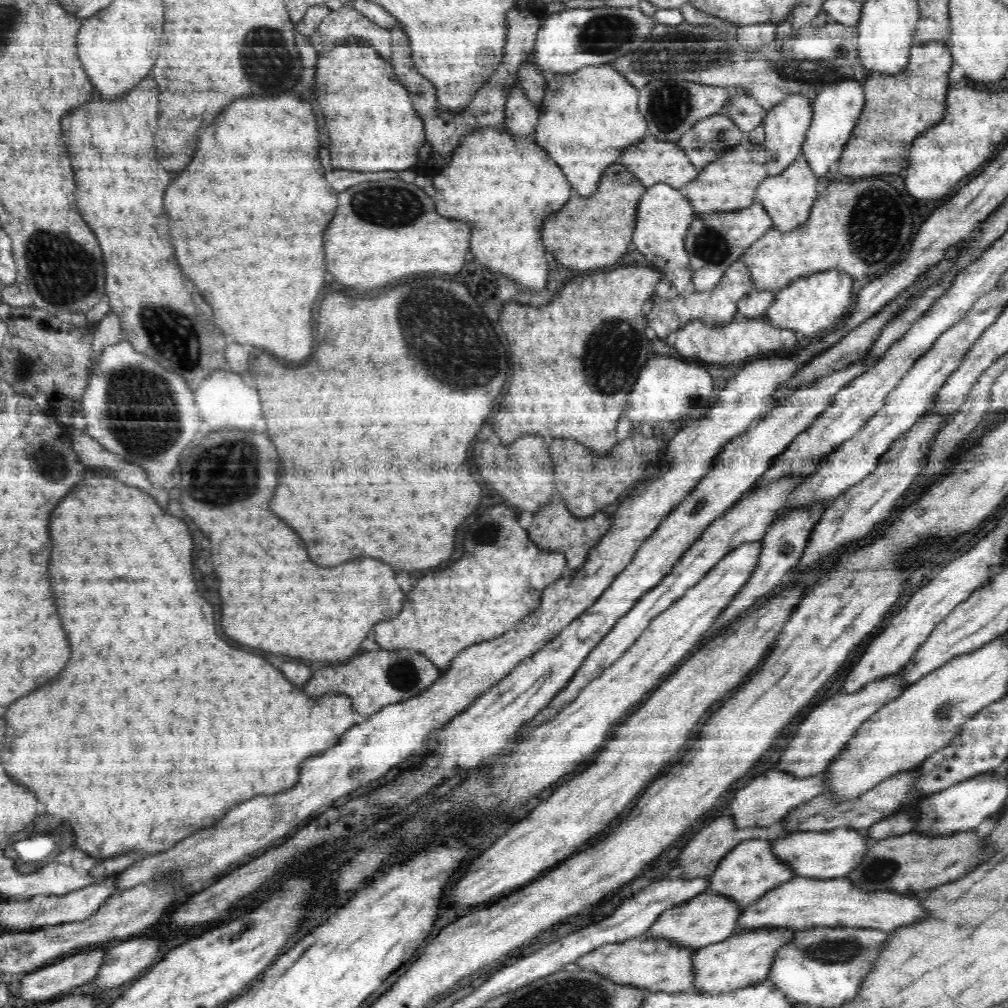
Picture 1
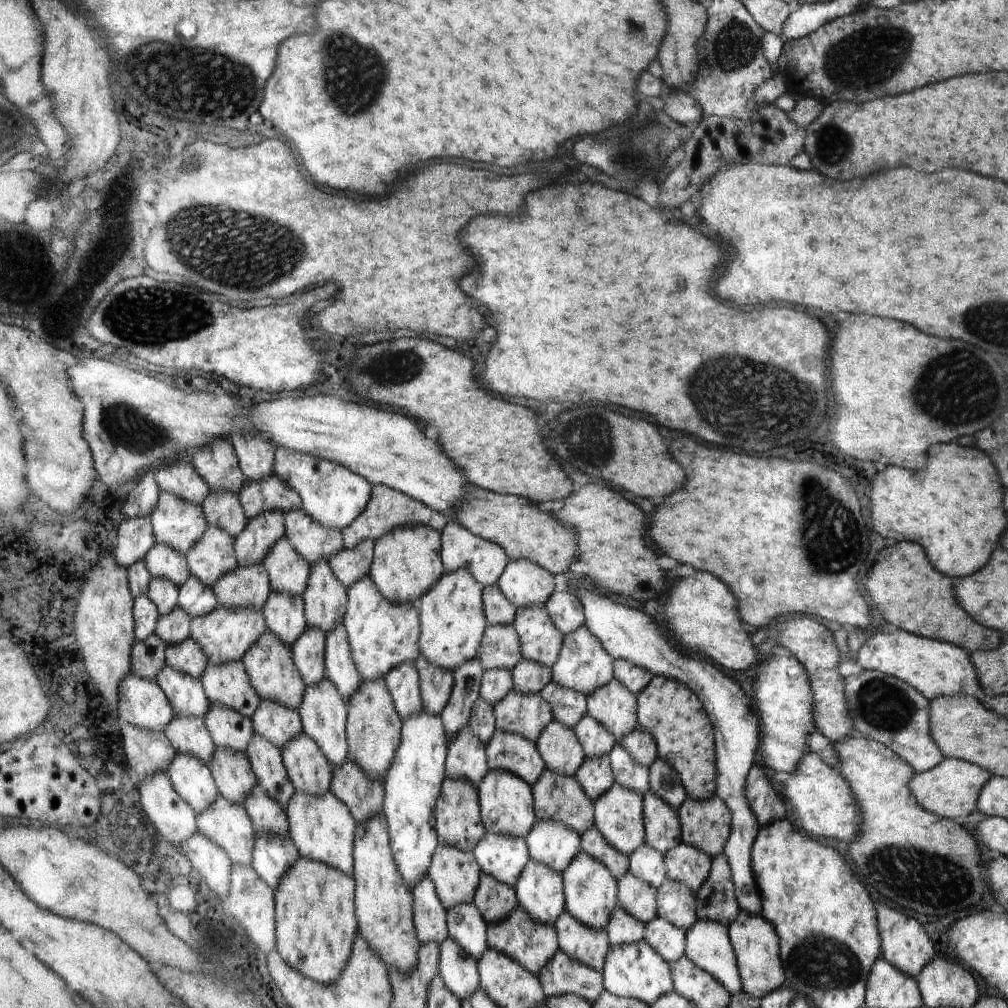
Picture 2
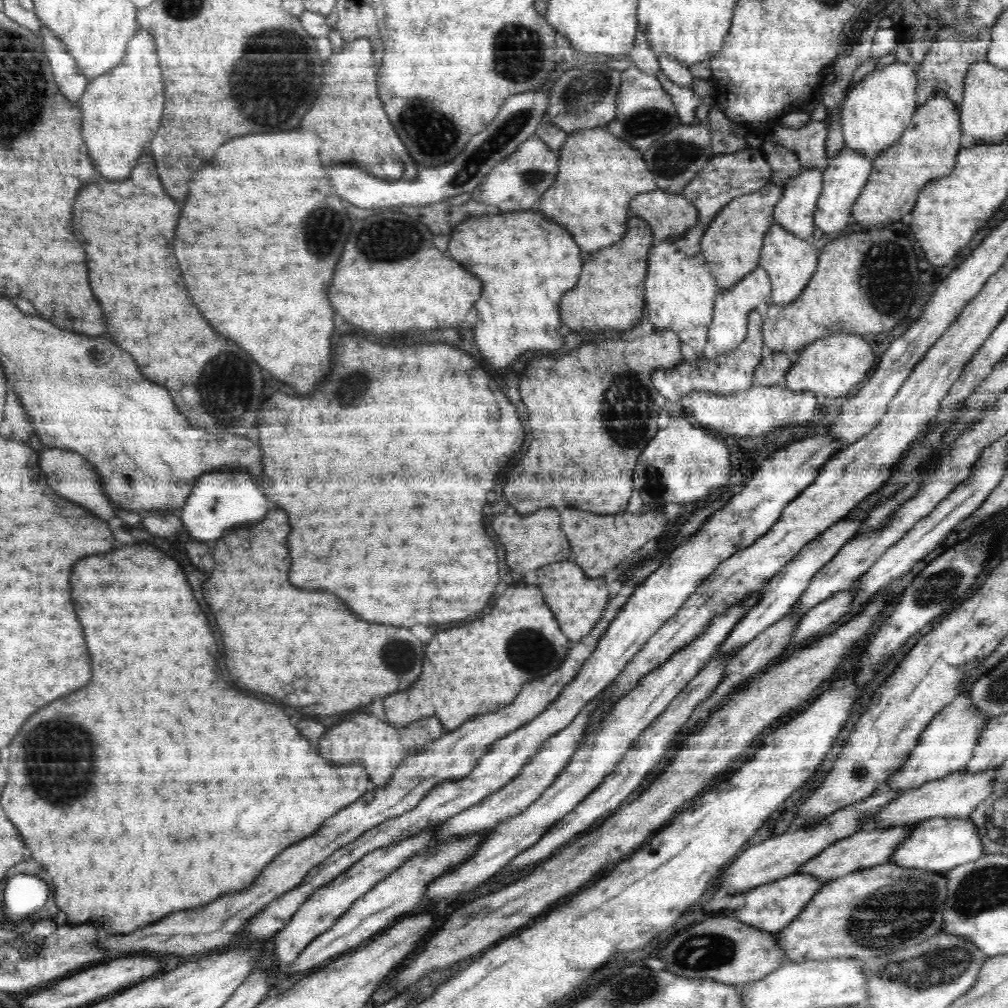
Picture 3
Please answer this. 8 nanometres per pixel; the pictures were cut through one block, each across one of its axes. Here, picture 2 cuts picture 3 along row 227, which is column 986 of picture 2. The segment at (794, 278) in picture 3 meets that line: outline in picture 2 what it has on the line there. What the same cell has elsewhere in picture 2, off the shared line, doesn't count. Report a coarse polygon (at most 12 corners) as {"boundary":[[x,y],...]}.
{"boundary":[[944,757],[914,775],[924,810],[956,820],[976,808],[993,775]]}

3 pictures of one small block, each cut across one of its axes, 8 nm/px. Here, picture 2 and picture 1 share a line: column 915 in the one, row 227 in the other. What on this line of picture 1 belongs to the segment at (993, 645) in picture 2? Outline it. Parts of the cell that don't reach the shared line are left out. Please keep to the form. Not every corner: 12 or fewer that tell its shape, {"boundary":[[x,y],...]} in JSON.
{"boundary":[[610,164],[590,197],[550,213],[542,242],[598,271],[633,240],[647,188]]}

